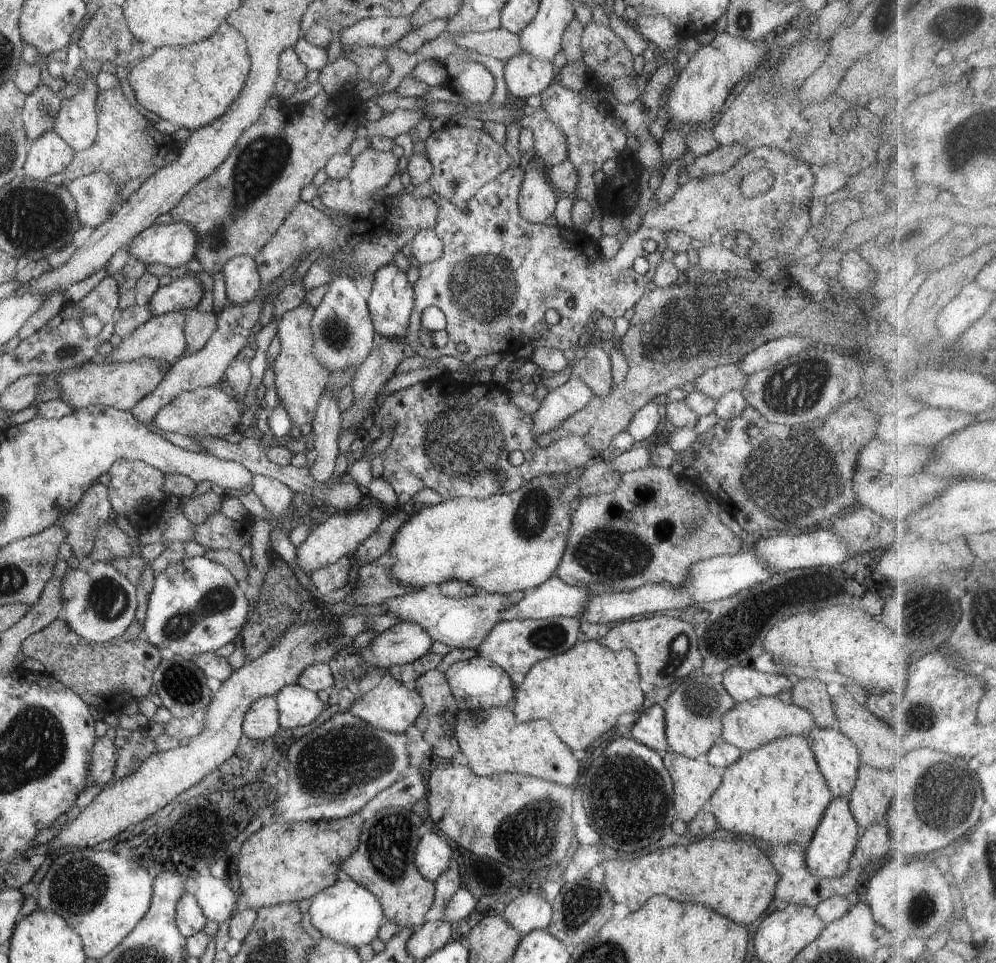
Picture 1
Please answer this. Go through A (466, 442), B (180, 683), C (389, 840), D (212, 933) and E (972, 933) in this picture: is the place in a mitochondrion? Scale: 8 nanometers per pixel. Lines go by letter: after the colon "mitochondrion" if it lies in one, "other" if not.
A: mitochondrion
B: mitochondrion
C: mitochondrion
D: other
E: other

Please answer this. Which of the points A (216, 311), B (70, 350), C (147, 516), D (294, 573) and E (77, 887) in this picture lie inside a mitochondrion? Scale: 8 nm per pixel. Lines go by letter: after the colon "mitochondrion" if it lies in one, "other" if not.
A: other
B: mitochondrion
C: other
D: other
E: mitochondrion

